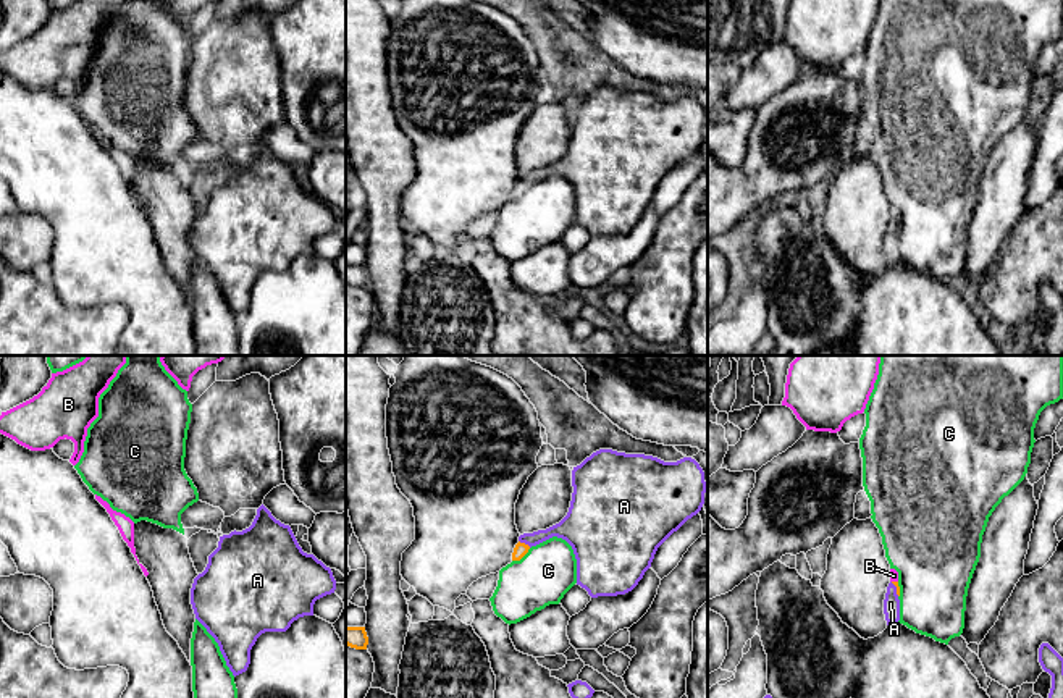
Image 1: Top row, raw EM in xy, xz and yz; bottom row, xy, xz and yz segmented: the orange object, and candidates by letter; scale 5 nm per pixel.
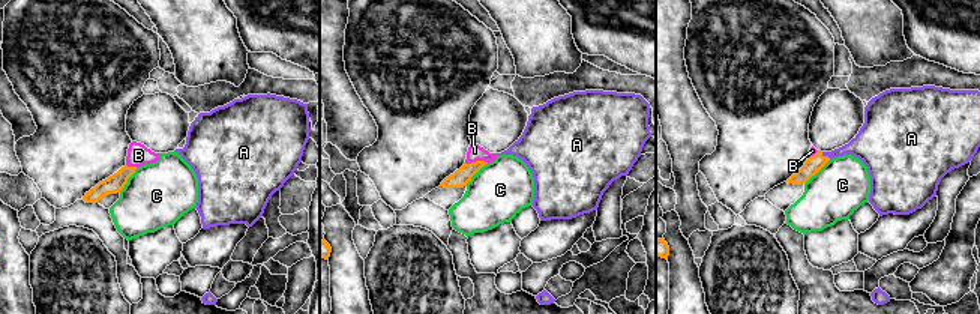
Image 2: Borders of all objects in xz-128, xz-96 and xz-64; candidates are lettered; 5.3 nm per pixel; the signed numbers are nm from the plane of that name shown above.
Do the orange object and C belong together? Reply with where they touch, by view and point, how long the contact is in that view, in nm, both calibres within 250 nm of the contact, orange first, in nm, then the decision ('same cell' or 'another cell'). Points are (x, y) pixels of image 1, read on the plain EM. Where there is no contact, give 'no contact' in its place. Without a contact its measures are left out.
xz (520, 196) | 120 nm | 70/280 nm | another cell

